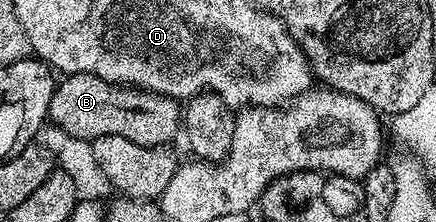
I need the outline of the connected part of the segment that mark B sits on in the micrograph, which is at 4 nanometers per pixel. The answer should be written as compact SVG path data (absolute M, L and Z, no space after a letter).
M73 73L55 86L49 121L52 126L90 143L101 136L125 136L137 144L163 147L168 144L166 141L174 139L175 132L180 132L181 105L170 97L146 93L144 89L111 85L105 79L97 79L97 75Z

